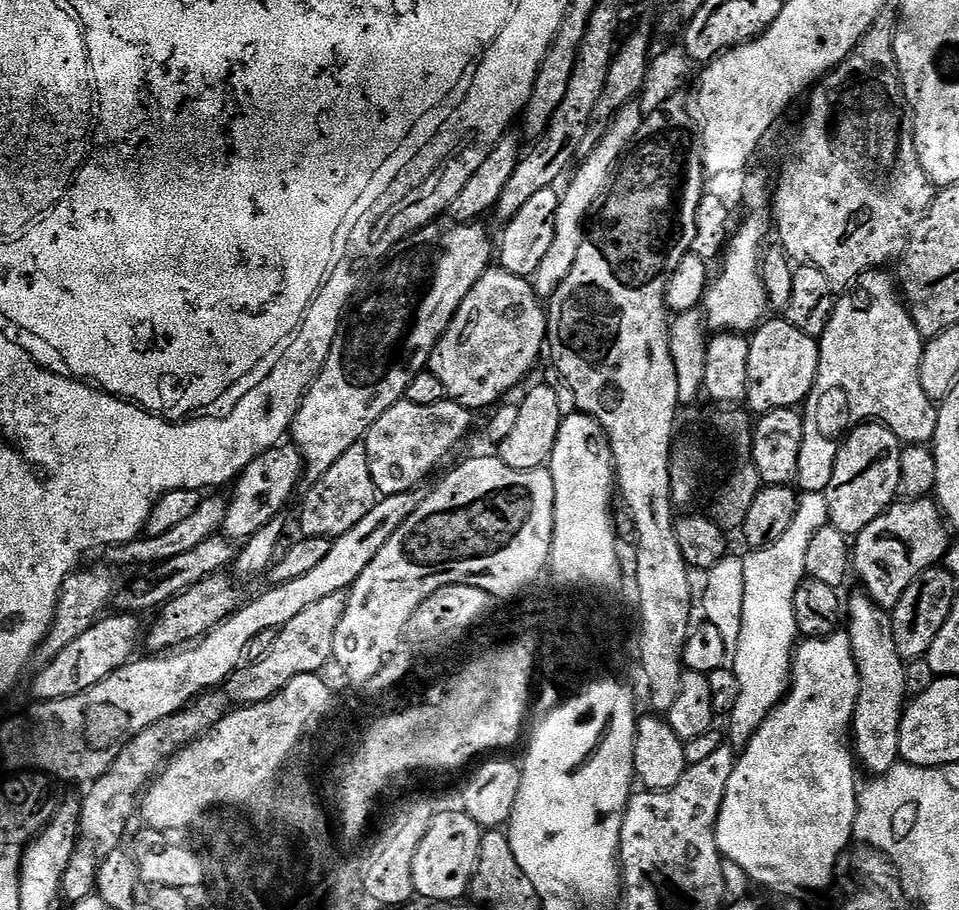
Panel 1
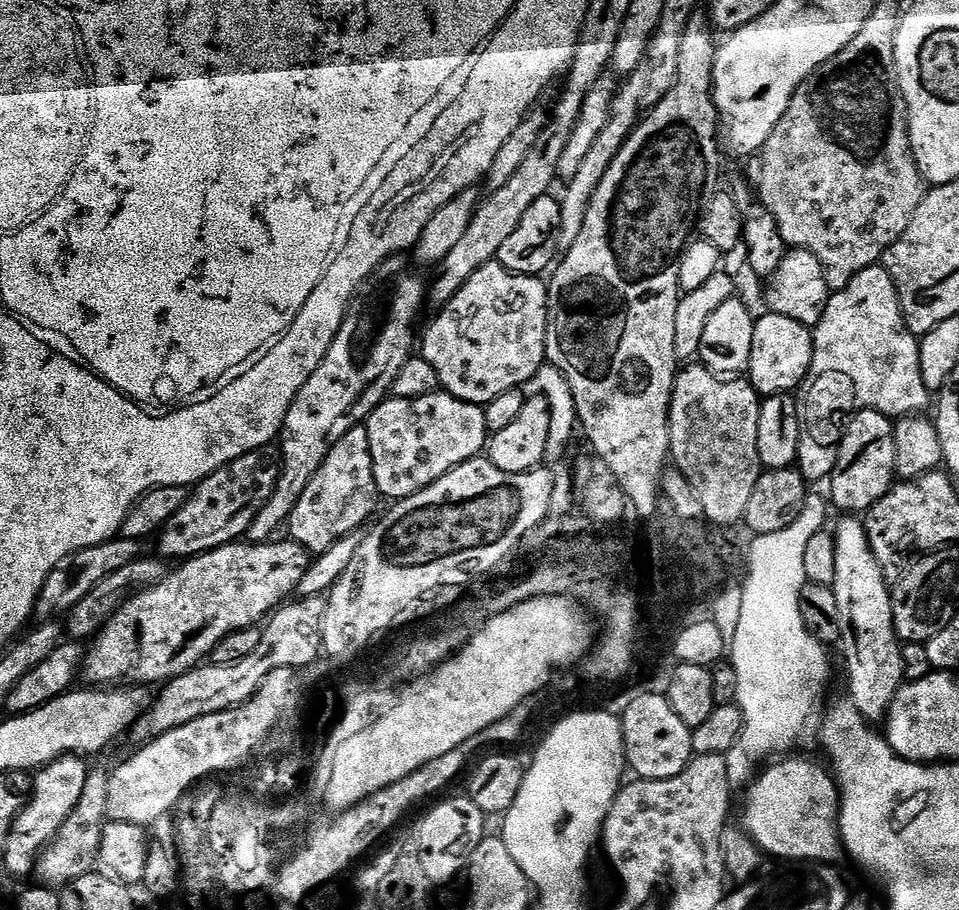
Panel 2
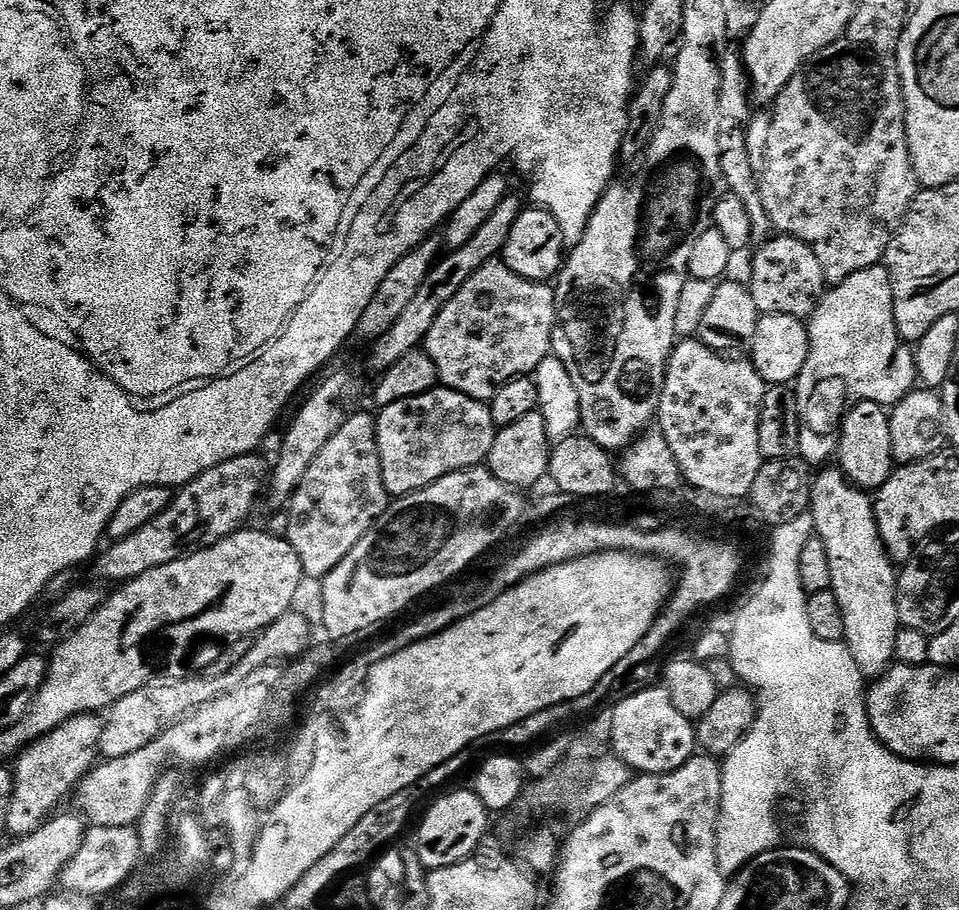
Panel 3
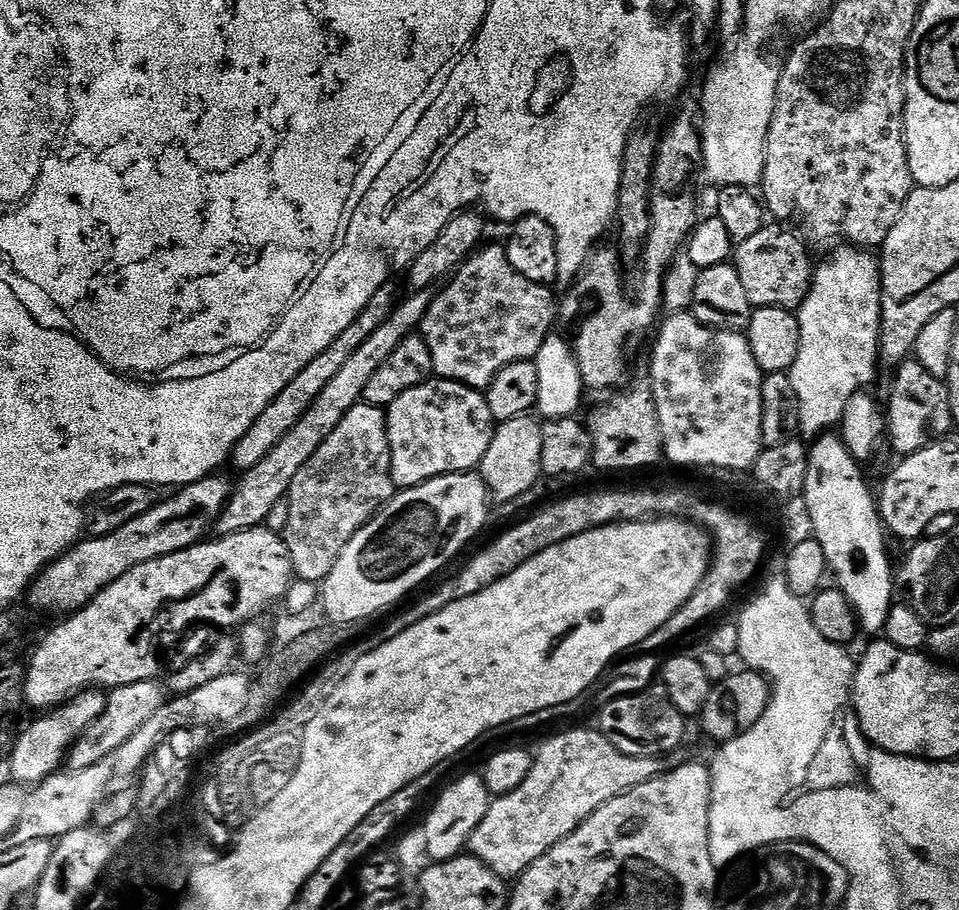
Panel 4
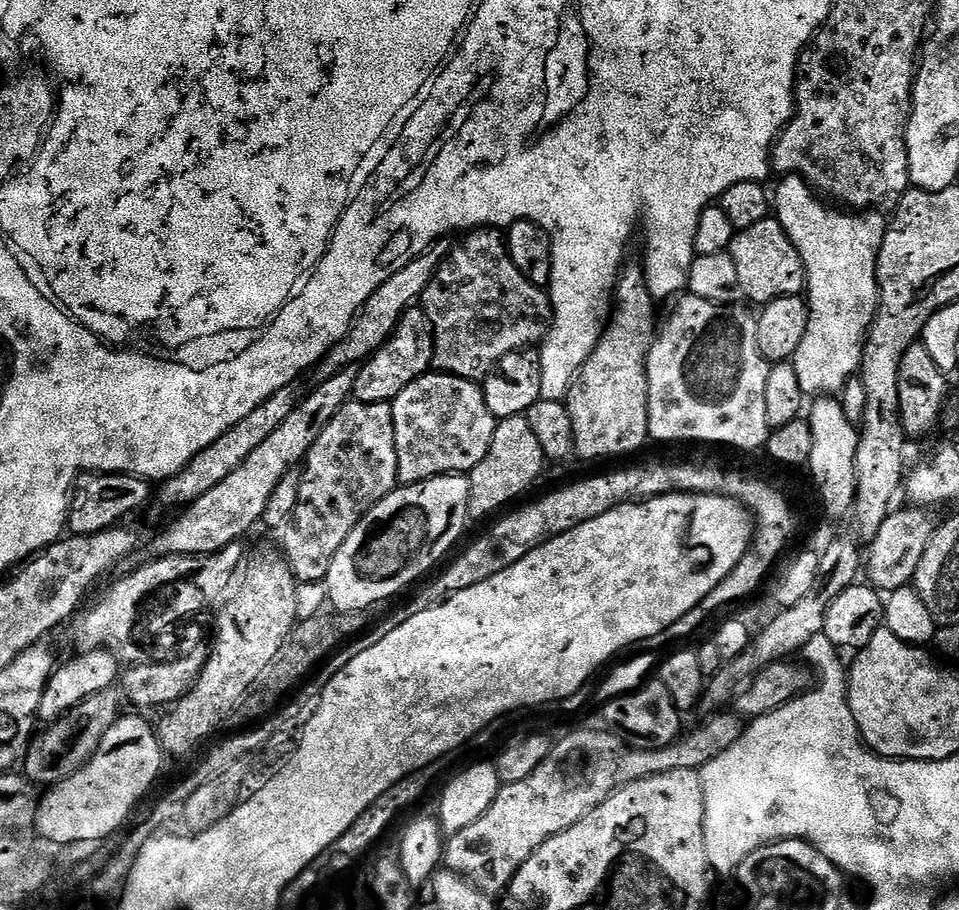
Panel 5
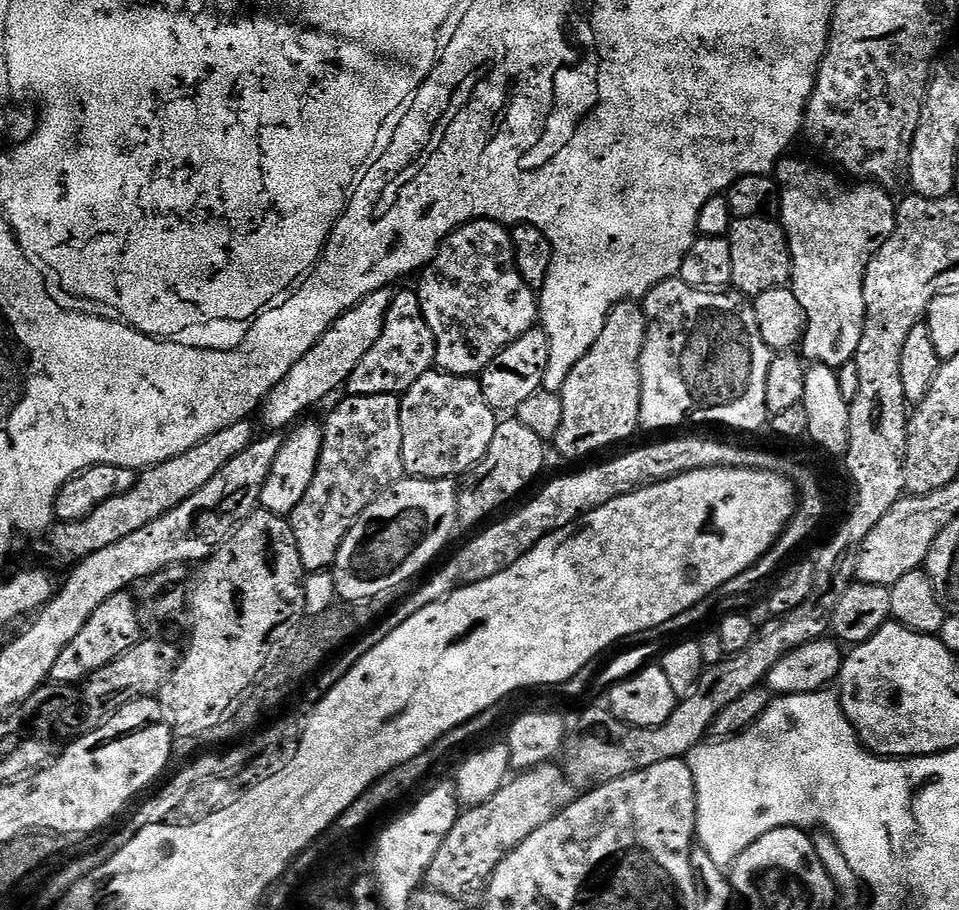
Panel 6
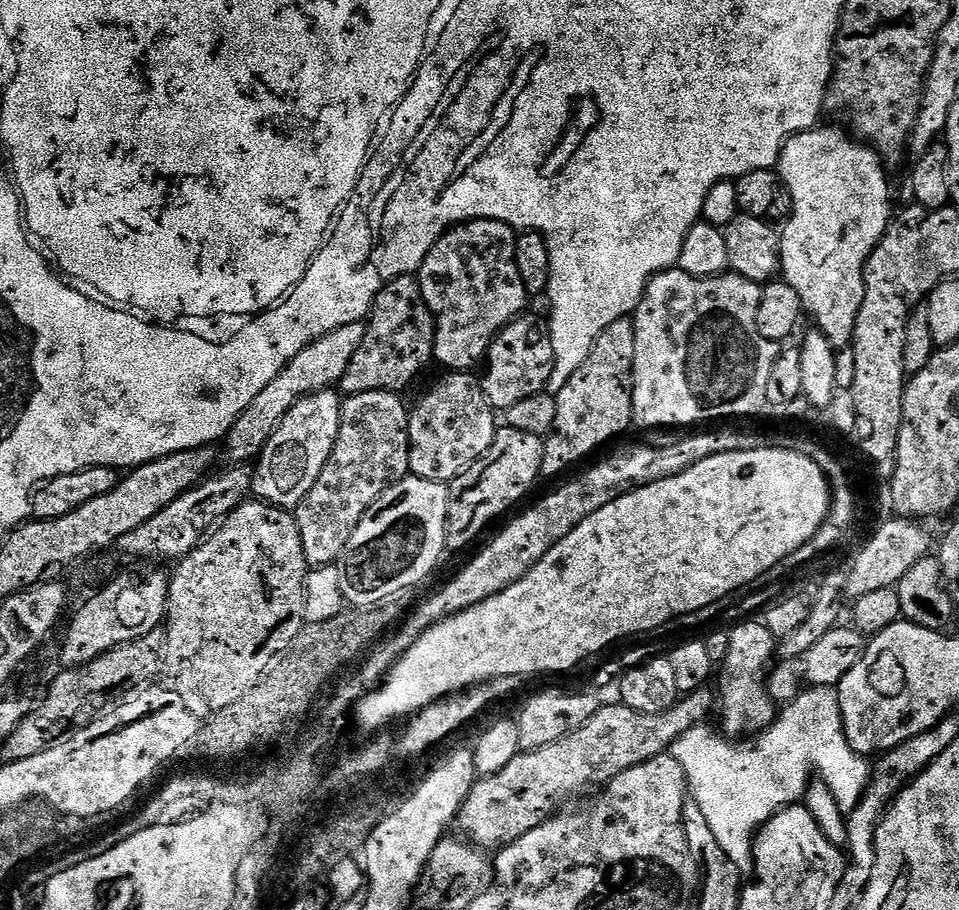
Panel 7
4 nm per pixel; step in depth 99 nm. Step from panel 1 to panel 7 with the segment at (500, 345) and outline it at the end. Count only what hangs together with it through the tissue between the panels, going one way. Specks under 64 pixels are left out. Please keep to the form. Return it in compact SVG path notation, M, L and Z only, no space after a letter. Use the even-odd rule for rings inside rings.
M469 220L463 224L456 225L455 228L449 228L442 238L438 238L438 242L430 250L430 254L426 254L426 258L422 262L418 273L420 289L422 290L422 298L426 302L426 306L436 317L436 345L432 351L435 363L440 363L444 370L453 372L467 372L475 369L475 364L479 365L481 361L488 355L488 348L492 344L492 339L496 336L501 328L505 328L516 317L525 315L524 308L530 301L530 294L526 290L526 286L522 282L522 274L518 274L518 262L516 261L516 238L517 229L511 228L509 224L503 220Z

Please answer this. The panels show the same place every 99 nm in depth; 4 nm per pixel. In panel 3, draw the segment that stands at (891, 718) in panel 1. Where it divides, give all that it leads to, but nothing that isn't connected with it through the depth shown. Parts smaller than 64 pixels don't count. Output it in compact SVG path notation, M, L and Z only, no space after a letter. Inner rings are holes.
M824 466L815 473L812 481L810 515L815 535L820 536L822 542L826 542L826 555L830 557L830 582L832 583L830 590L834 598L838 598L838 606L842 610L843 643L848 645L854 662L858 664L865 677L879 677L895 657L894 642L896 633L900 631L902 625L896 605L898 572L895 567L892 569L893 557L884 548L880 537L873 497L865 489L855 487L840 467Z

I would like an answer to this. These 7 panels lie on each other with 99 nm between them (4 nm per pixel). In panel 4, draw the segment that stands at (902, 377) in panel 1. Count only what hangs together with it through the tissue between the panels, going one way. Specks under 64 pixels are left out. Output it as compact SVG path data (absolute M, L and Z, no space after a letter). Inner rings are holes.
M843 246L829 260L819 261L807 296L800 302L796 320L800 324L798 358L790 375L798 394L799 431L805 437L819 437L835 429L846 410L846 402L858 391L867 389L876 376L880 359L880 261L871 251L859 246Z

